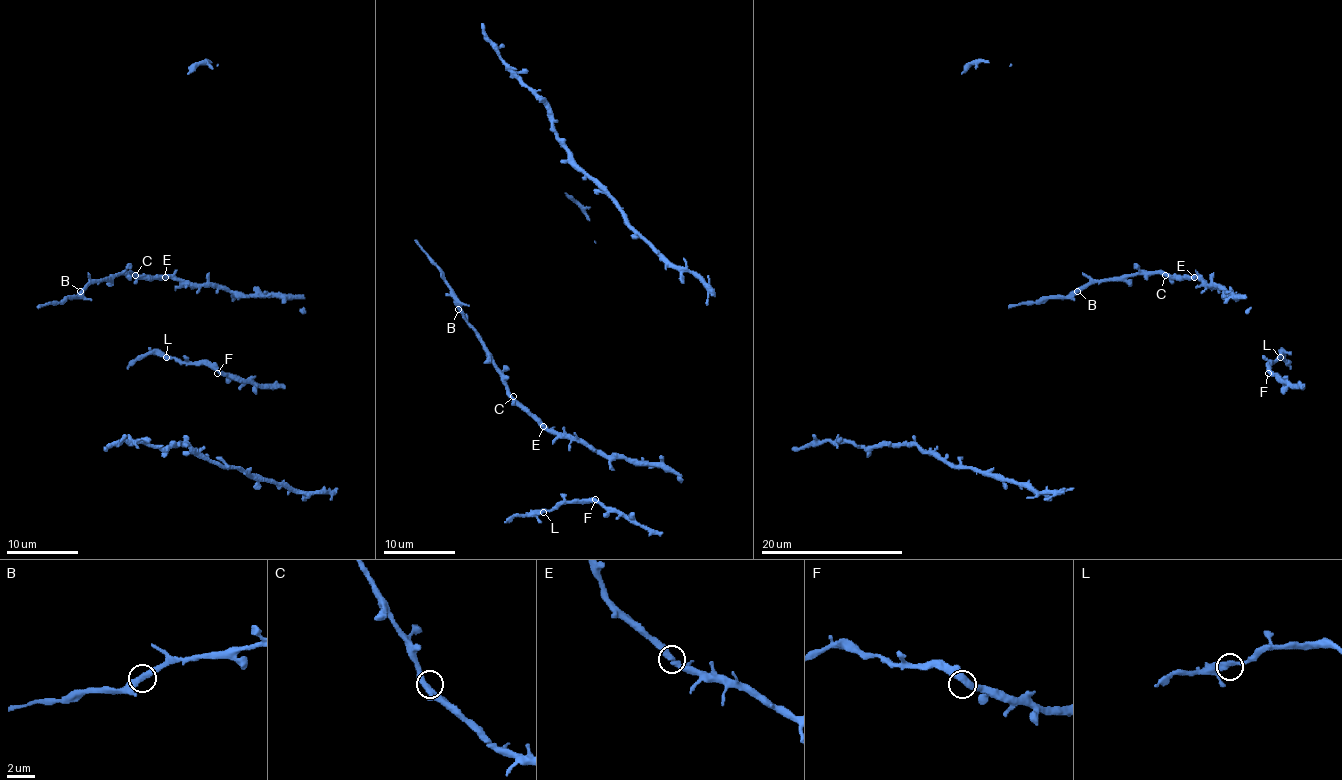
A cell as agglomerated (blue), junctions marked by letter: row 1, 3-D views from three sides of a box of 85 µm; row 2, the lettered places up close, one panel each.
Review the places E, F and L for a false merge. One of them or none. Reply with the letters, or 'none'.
none

